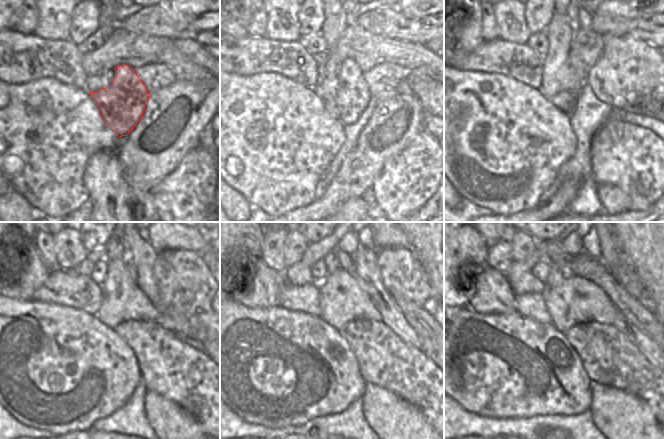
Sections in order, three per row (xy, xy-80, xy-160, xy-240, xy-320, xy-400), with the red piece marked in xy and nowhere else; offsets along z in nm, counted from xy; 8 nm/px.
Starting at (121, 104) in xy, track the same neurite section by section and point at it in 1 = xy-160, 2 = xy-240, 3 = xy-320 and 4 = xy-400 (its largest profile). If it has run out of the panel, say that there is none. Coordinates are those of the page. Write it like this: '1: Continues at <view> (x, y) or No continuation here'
1: Continues at xy-160 (575, 61)
2: Continues at xy-240 (130, 269)
3: Continues at xy-320 (346, 263)
4: Continues at xy-400 (552, 251)

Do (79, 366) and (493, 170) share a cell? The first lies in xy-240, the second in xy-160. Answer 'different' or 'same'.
same

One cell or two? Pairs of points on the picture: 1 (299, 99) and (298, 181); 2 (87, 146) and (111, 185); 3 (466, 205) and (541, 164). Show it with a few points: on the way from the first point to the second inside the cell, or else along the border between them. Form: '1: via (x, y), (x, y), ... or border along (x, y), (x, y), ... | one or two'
1: via (303, 119), (311, 129), (303, 139), (300, 161) | one
2: border along (116, 151), (98, 150), (87, 161), (82, 176) | two
3: border along (461, 197), (493, 211) | two

